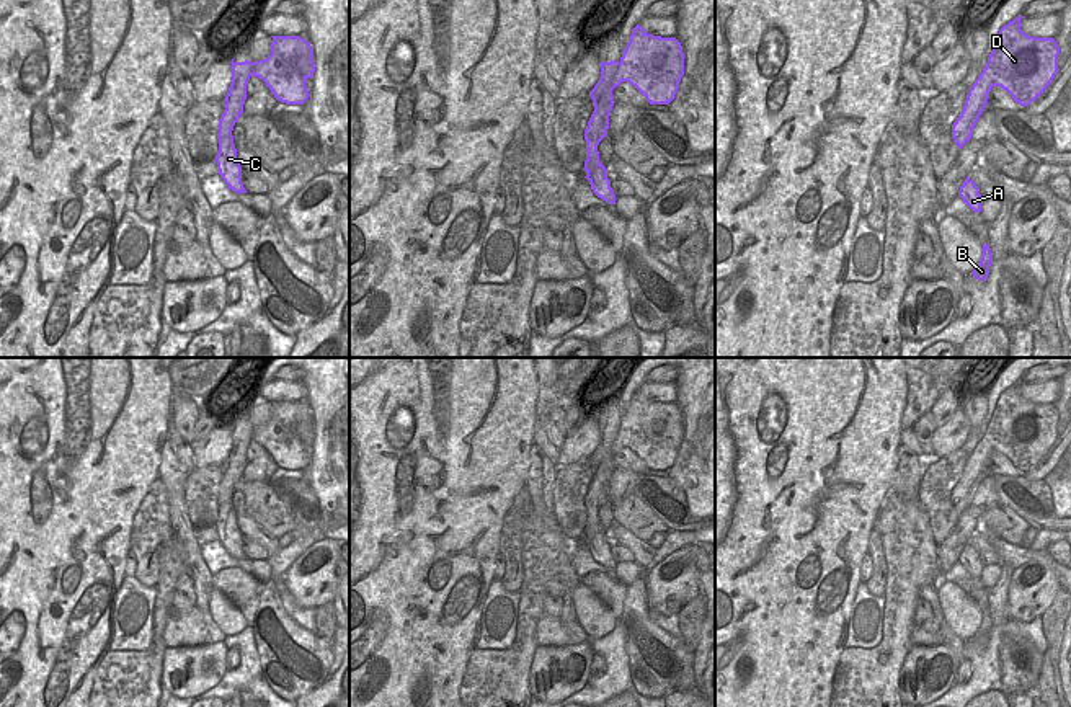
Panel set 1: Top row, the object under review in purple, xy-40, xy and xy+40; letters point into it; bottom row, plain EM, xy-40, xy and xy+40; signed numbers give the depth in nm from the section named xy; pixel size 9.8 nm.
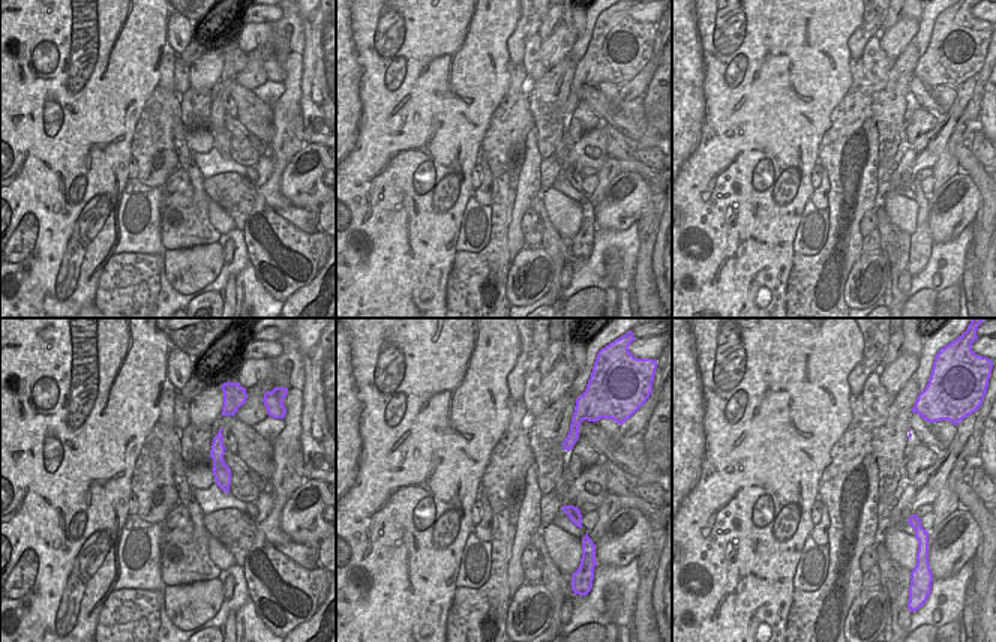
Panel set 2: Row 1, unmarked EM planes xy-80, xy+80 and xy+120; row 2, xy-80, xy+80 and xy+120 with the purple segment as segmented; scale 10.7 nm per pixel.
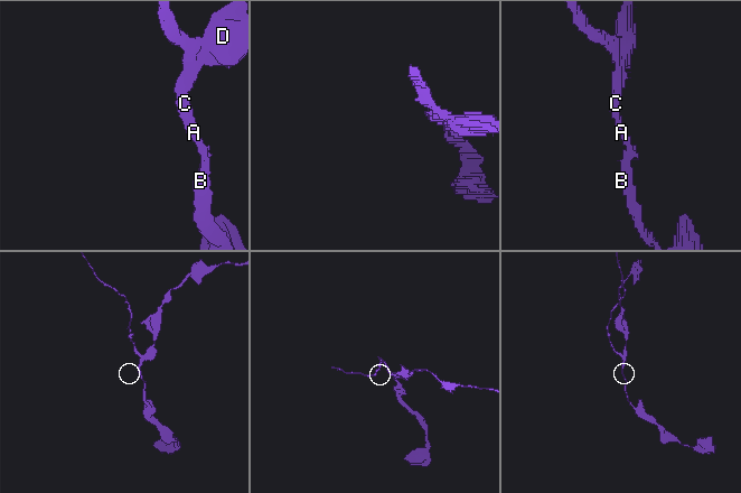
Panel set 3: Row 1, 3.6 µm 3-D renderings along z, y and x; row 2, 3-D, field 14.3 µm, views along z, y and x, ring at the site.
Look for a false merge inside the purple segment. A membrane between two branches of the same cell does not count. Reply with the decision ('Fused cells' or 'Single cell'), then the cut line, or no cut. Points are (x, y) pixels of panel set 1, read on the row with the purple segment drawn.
Fused cells. Split along xy (621, 62), (611, 82), (611, 92).

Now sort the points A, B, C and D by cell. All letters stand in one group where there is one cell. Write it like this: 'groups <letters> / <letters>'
groups A B C / D

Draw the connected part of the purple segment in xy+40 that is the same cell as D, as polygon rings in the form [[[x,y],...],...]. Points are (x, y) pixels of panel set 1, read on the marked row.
[[[1017,16],[1007,24],[1004,24],[994,41],[993,51],[983,72],[978,75],[968,93],[983,93],[986,103],[993,87],[1001,87],[1006,90],[1015,103],[1020,106],[1029,106],[1035,101],[1053,82],[1058,73],[1058,56],[1060,47],[1053,38],[1033,38],[1020,29],[1020,20],[1025,16]]]

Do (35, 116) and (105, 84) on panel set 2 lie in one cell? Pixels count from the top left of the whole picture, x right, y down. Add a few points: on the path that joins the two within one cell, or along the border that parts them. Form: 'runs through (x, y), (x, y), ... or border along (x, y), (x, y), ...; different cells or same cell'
runs through (53, 105), (87, 86); same cell

